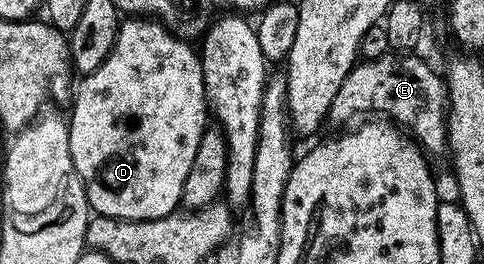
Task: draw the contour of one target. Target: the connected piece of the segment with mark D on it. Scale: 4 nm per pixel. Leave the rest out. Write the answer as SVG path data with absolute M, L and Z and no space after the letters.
M125 18L120 21L115 38L115 46L111 54L90 76L80 81L77 97L73 100L73 117L68 117L69 145L71 146L71 162L75 162L75 170L85 187L90 209L98 216L110 216L120 220L158 220L164 216L172 216L178 211L183 194L183 182L187 182L187 174L191 170L191 162L195 162L195 150L199 150L199 138L203 138L207 127L207 105L205 103L205 87L203 86L203 70L198 49L188 40L182 40L174 32L163 27L153 18Z

